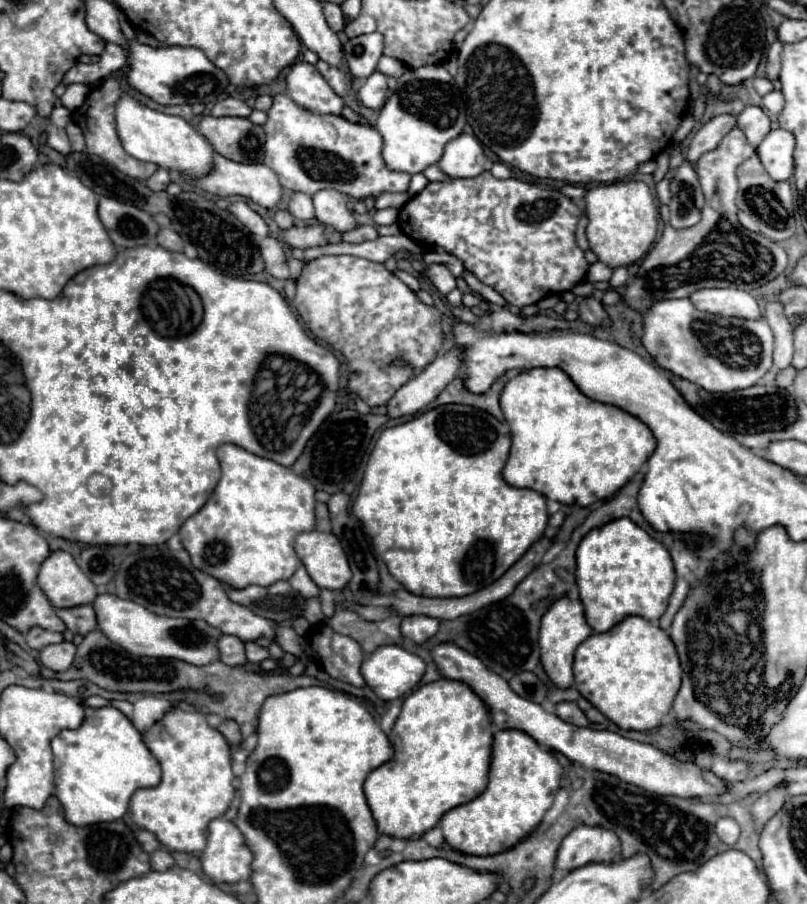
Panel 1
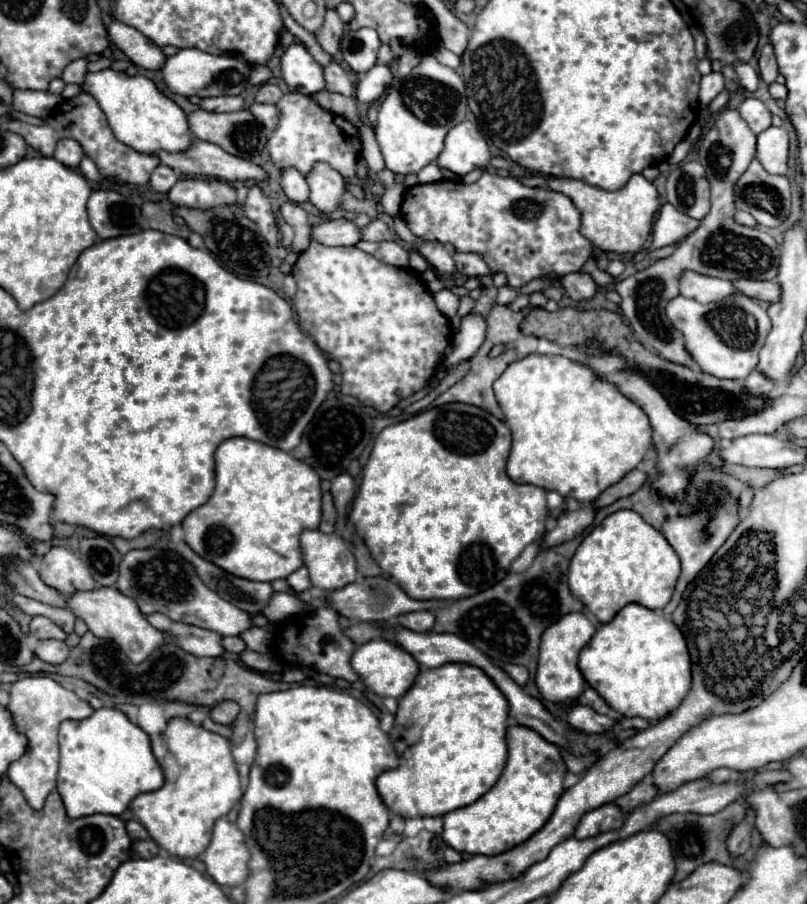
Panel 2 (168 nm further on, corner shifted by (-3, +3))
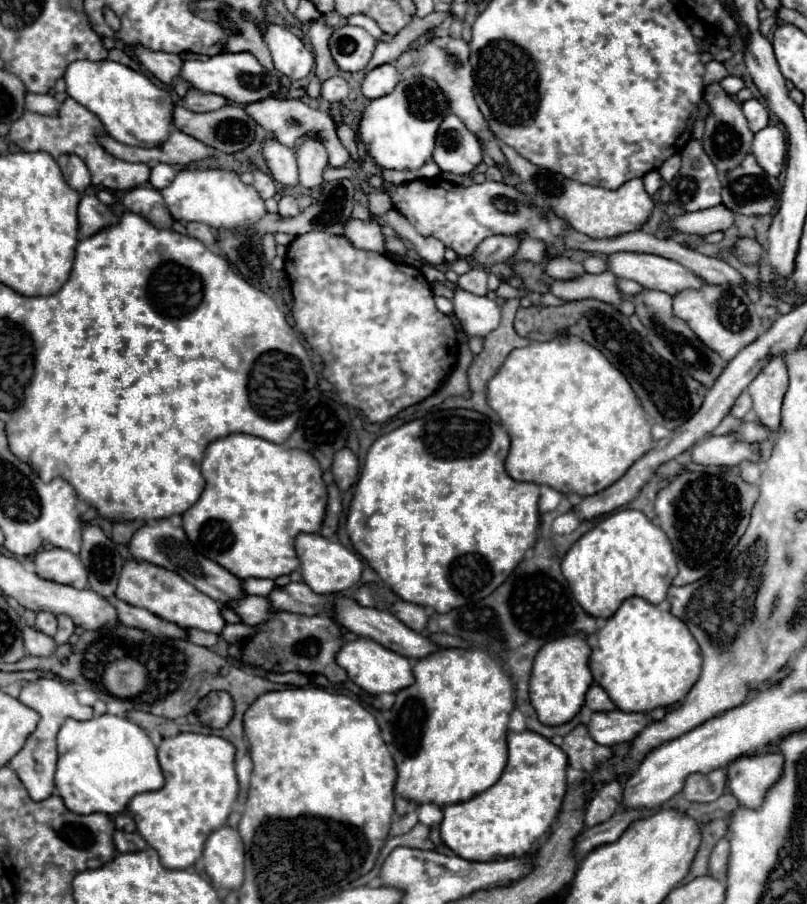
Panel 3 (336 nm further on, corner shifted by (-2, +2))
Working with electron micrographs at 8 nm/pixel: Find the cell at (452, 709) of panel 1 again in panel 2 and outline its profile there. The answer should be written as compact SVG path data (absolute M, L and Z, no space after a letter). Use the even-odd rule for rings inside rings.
M445 663L441 667L421 671L415 685L399 699L395 727L389 733L399 755L399 767L385 771L377 779L377 789L383 803L391 813L401 815L403 819L425 815L441 817L449 811L475 803L495 785L505 767L507 721L509 703L481 667L467 663Z

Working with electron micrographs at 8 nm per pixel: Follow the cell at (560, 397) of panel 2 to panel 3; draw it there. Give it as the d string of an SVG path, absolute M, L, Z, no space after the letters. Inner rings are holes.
M558 336L556 340L510 352L500 372L488 382L488 404L512 440L506 472L518 482L544 484L562 494L598 494L620 480L636 460L654 448L650 424L644 418L636 394L628 388L628 380L608 364L600 350L584 344L576 336Z

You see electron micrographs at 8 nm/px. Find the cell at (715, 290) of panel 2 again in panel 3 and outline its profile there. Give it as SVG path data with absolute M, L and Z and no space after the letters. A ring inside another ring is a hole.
M616 252L608 258L608 264L616 276L636 280L644 288L656 288L668 292L670 296L676 296L684 290L700 290L706 286L700 276L682 264L656 254Z

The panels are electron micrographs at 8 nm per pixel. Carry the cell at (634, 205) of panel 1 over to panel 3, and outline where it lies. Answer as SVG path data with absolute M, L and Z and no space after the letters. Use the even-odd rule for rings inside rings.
M500 144L500 148L502 148L510 168L522 178L520 188L526 194L532 194L534 200L538 200L540 204L548 204L556 214L566 218L576 232L582 232L582 234L592 236L592 238L616 238L616 236L640 230L648 222L648 218L654 210L654 200L646 192L642 178L628 180L618 190L604 190L604 188L596 188L596 186L568 180L568 178L554 174L546 168L534 166L528 160L524 160L522 156L518 156L506 144Z

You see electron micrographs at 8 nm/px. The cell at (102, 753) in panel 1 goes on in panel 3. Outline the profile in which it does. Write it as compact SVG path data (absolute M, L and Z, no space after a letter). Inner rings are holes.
M102 714L86 722L64 720L58 732L58 756L56 790L66 808L76 814L120 814L132 796L164 786L156 746L148 734L128 718Z

